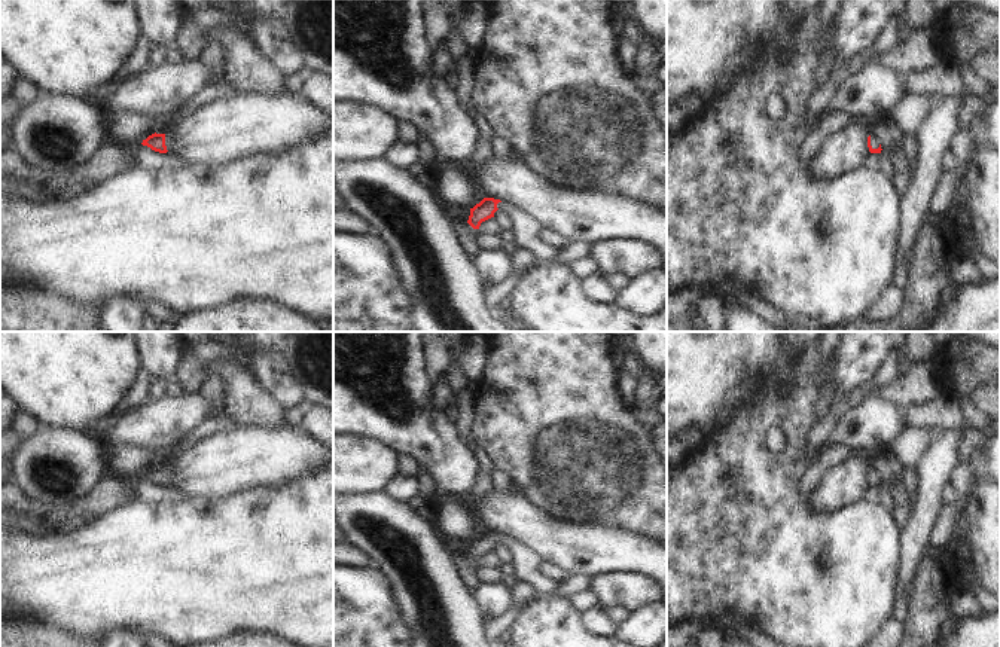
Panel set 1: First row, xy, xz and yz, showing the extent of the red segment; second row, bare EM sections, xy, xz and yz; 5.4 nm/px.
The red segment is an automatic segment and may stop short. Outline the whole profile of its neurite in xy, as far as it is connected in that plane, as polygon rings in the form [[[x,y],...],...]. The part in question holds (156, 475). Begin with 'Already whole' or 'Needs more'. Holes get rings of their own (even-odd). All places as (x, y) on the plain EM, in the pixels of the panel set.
Needs more. [[[168,463],[165,467],[155,466],[149,469],[141,477],[150,480],[155,485],[167,486],[174,480],[176,474],[177,471],[174,466]]]

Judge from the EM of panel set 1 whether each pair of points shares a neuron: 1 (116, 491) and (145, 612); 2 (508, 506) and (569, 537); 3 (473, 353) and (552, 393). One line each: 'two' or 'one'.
1: two
2: one
3: two

